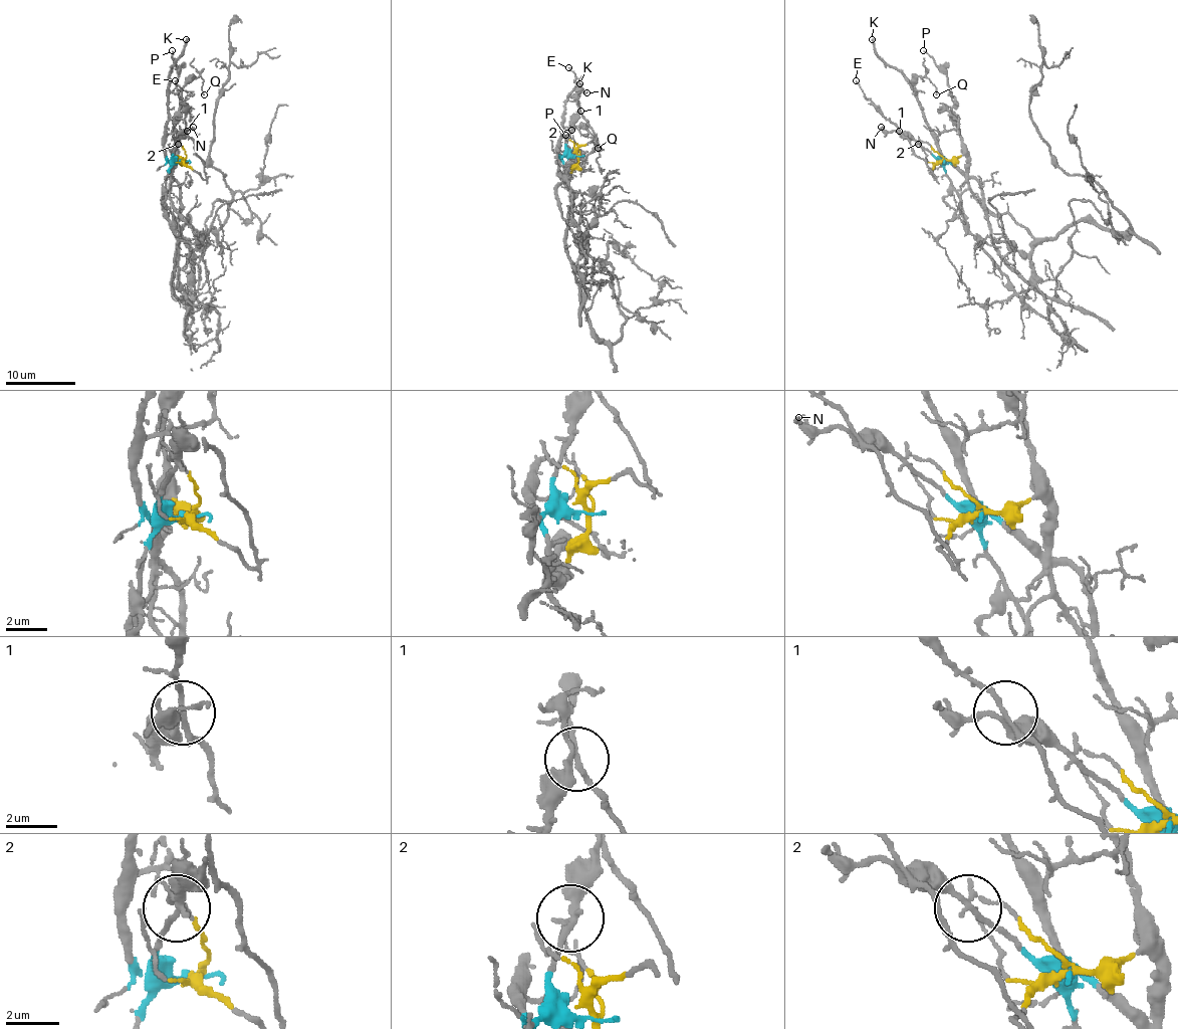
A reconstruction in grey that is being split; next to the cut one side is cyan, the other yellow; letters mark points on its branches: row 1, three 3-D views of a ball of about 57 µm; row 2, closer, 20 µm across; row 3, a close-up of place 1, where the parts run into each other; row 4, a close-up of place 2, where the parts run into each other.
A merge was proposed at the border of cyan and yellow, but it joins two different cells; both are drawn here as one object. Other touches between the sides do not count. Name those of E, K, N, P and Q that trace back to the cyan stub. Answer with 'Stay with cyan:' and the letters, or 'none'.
Stay with cyan: K, N, Q

